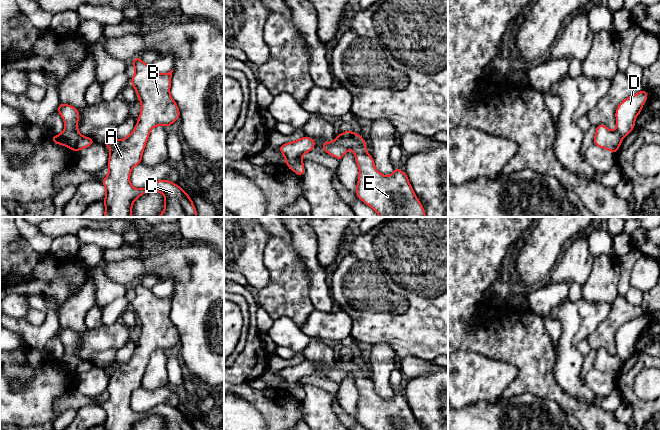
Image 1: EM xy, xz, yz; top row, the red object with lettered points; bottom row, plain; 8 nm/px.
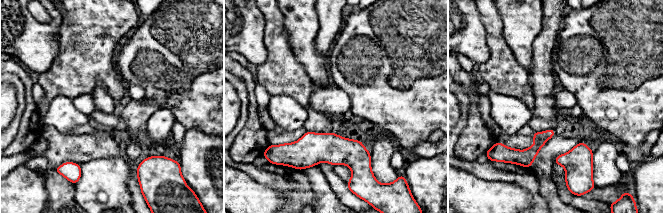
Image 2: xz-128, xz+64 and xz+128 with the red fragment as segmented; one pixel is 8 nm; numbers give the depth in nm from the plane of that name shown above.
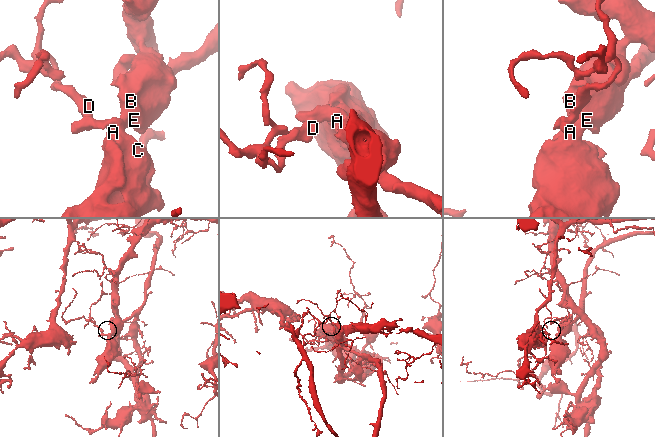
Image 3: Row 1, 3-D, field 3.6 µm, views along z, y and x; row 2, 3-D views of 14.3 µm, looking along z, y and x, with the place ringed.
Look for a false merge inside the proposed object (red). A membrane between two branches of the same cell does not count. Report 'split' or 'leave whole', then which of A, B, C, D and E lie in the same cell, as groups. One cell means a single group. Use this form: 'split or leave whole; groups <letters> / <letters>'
split; groups A B C E / D

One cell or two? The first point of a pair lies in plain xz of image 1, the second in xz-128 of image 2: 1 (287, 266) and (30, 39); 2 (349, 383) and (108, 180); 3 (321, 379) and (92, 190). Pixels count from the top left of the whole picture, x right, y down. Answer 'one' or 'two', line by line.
1: two
2: two
3: two

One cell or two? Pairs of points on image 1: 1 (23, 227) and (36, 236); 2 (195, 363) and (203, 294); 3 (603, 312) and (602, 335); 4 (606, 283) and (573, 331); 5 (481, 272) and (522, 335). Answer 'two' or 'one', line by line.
1: one
2: one
3: two
4: two
5: one

